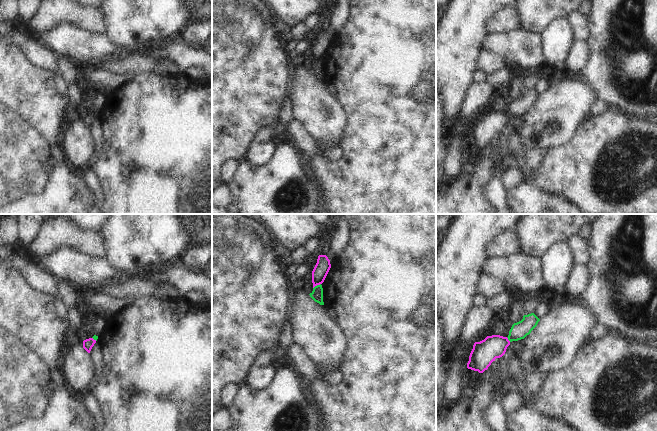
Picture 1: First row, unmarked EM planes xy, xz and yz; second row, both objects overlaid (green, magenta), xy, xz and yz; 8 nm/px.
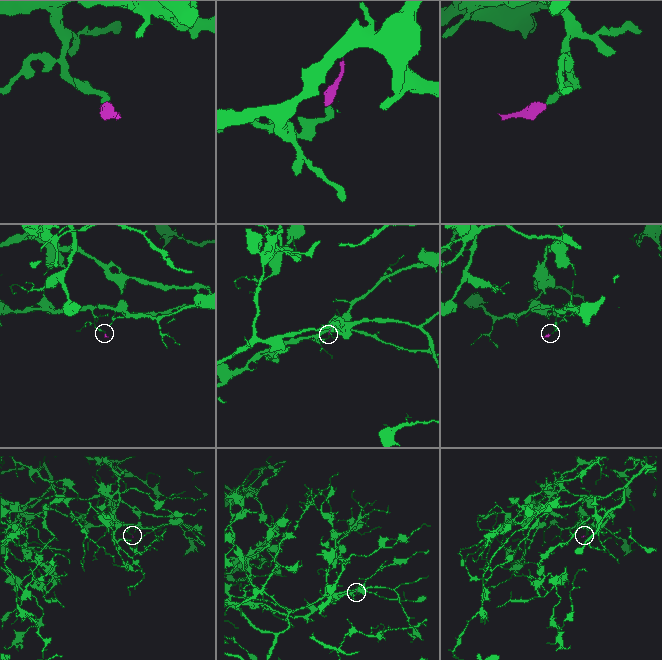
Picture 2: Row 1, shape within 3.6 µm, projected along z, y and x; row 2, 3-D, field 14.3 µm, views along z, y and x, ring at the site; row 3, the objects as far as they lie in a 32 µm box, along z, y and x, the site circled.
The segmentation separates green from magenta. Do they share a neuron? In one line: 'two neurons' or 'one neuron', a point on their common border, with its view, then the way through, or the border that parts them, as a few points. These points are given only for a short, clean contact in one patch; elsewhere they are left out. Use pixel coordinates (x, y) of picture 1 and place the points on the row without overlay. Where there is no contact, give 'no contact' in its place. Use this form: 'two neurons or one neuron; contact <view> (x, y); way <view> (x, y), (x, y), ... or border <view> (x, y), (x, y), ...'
two neurons; contact xz (317, 61); border xz (320, 59), (313, 64)

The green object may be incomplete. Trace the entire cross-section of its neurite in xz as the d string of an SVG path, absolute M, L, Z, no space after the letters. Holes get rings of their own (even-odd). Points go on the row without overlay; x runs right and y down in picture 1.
M317 61L313 64L313 67L309 70L310 73L320 81L324 81L323 78L323 64L322 61Z

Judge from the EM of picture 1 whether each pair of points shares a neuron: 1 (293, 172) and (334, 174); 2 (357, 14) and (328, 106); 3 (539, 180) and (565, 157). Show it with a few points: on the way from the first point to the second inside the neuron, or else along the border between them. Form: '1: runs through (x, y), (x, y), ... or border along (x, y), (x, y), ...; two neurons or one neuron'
1: border along (314, 178), (319, 186), (321, 196); two neurons
2: border along (335, 96), (342, 106), (346, 117); two neurons
3: runs through (545, 177), (559, 163); one neuron

